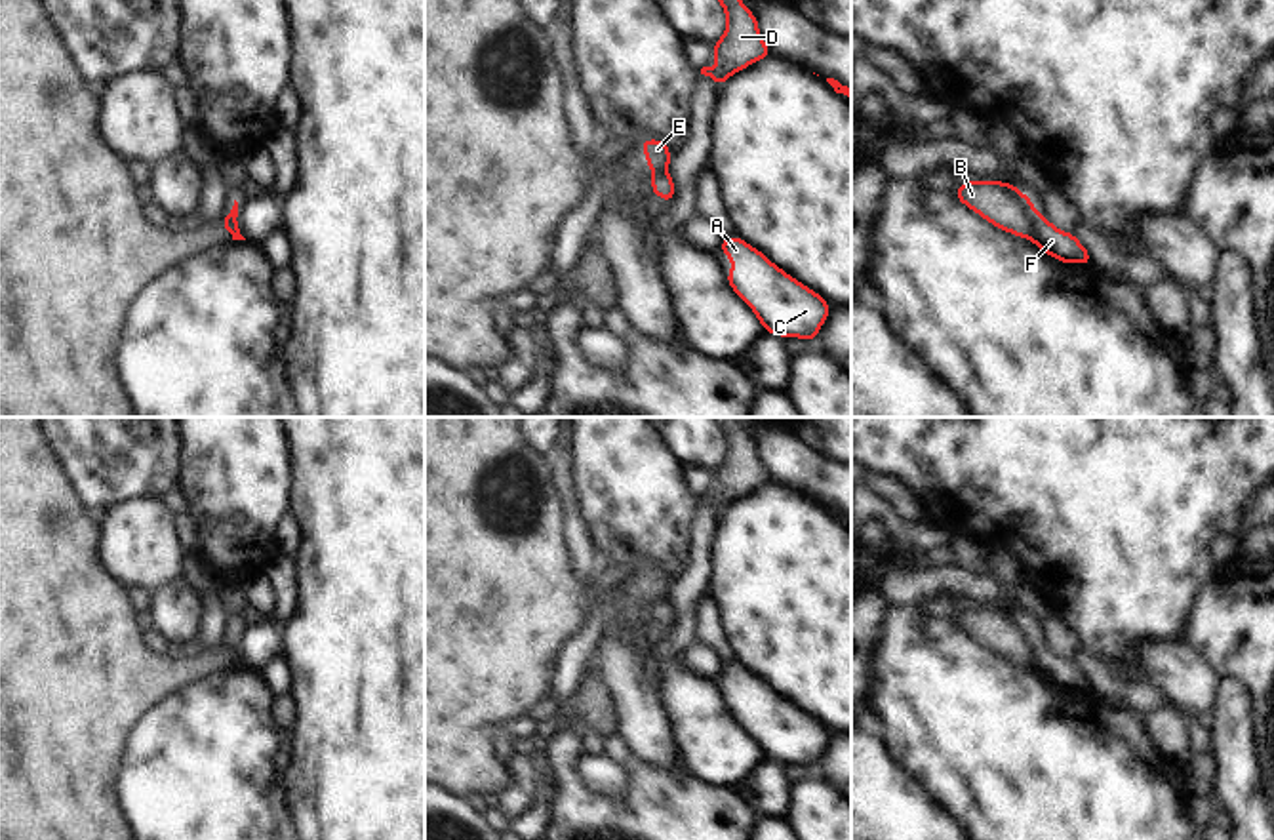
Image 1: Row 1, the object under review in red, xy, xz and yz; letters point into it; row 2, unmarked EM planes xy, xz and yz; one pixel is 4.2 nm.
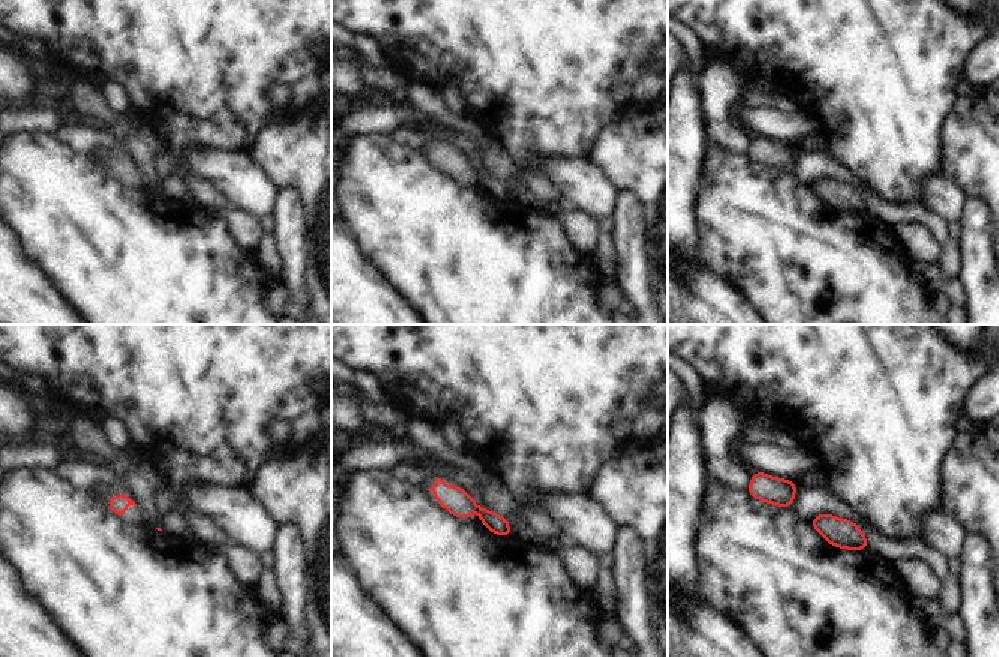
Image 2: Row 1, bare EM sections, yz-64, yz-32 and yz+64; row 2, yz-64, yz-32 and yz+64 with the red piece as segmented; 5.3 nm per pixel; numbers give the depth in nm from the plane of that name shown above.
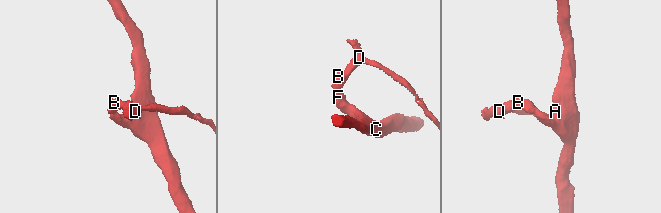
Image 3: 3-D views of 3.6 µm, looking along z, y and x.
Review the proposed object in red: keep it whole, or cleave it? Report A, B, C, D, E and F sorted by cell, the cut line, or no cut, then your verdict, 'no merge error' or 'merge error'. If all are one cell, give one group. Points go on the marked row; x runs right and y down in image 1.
A C F / B D E | yz (1035, 214), (1029, 237) | merge error

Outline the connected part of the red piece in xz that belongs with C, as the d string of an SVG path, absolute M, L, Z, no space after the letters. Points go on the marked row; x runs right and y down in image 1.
M722 238L720 250L733 263L727 284L756 312L767 333L813 343L830 305L745 240Z

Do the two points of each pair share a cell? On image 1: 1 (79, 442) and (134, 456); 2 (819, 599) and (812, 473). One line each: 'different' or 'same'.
1: same
2: different

